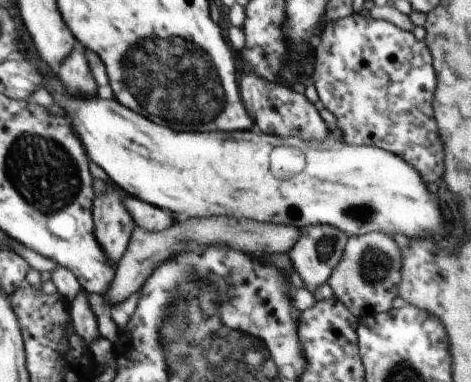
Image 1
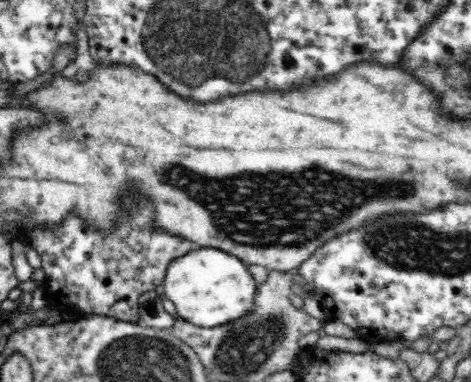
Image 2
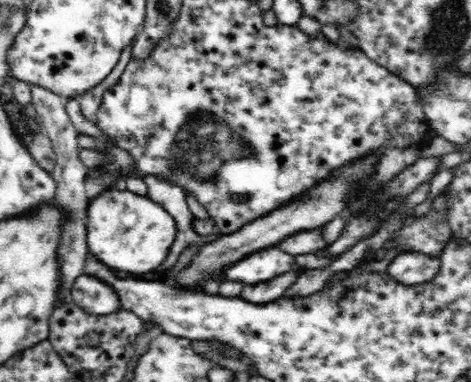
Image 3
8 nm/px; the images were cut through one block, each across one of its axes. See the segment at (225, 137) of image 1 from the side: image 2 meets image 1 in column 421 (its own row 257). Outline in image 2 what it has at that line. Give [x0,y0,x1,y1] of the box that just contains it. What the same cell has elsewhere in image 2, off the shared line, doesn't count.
[164,248,258,330]

